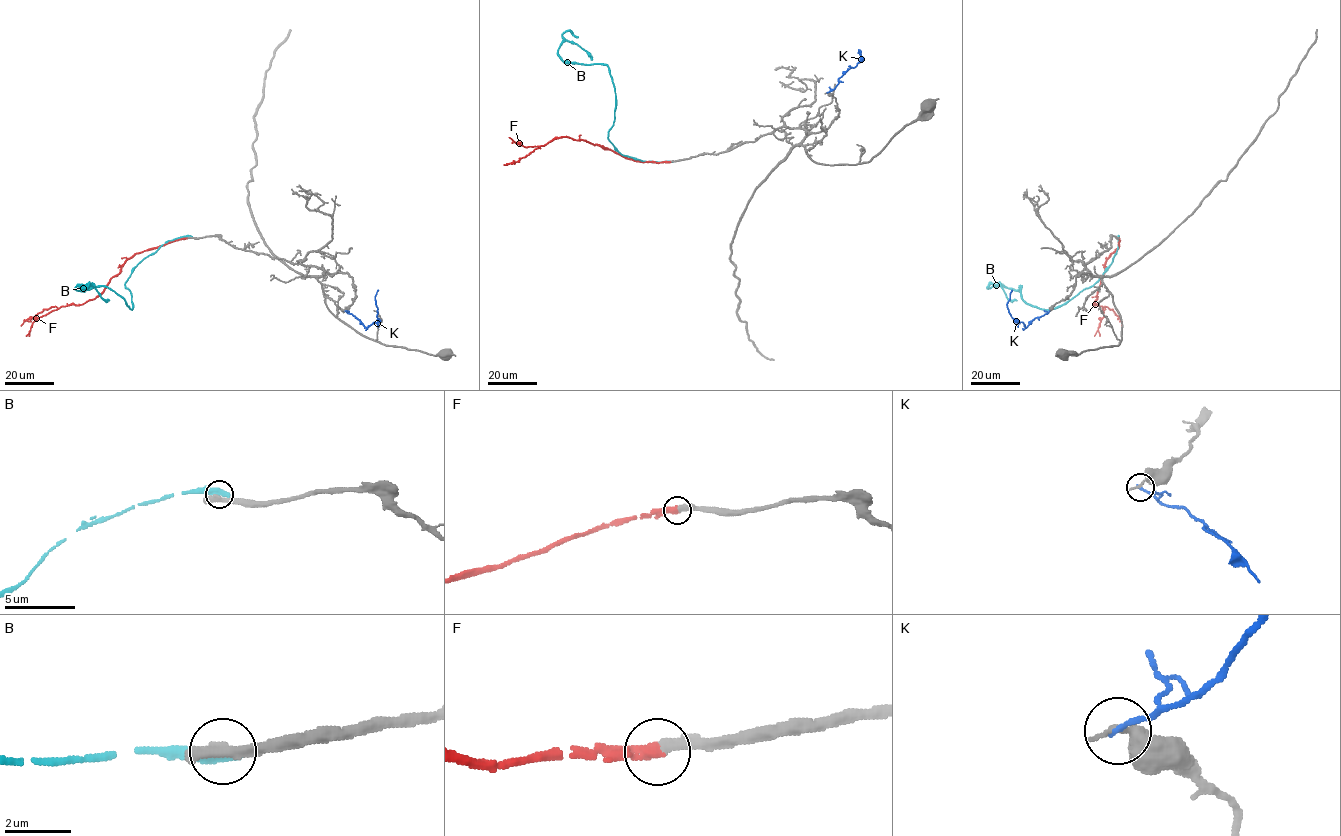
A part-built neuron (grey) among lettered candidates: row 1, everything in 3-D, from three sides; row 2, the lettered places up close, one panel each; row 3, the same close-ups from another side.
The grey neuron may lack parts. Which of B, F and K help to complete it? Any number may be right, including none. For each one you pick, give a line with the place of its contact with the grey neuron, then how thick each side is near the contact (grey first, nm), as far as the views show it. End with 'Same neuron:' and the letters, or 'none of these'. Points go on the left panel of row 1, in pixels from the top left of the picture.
F: meets grey at (187, 238); 340 nm thick on the grey side, 360 nm on the other
Same neuron: F

